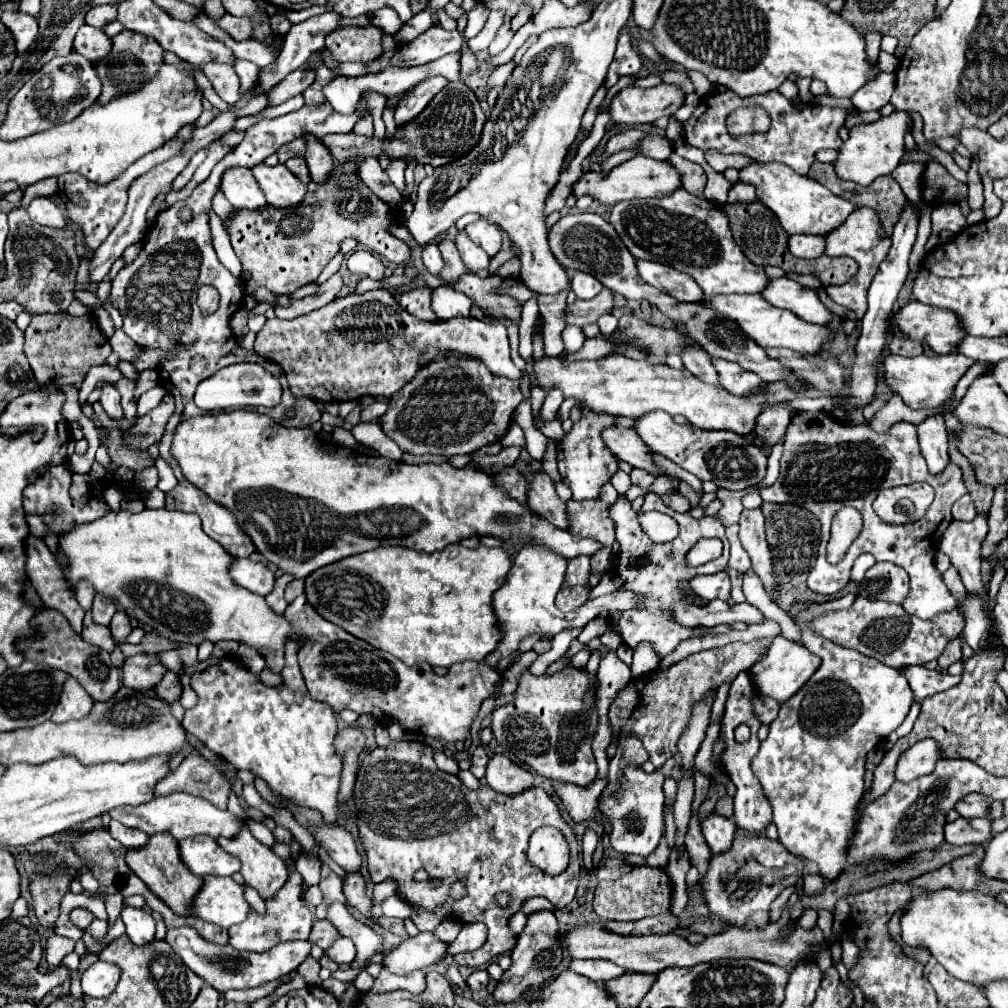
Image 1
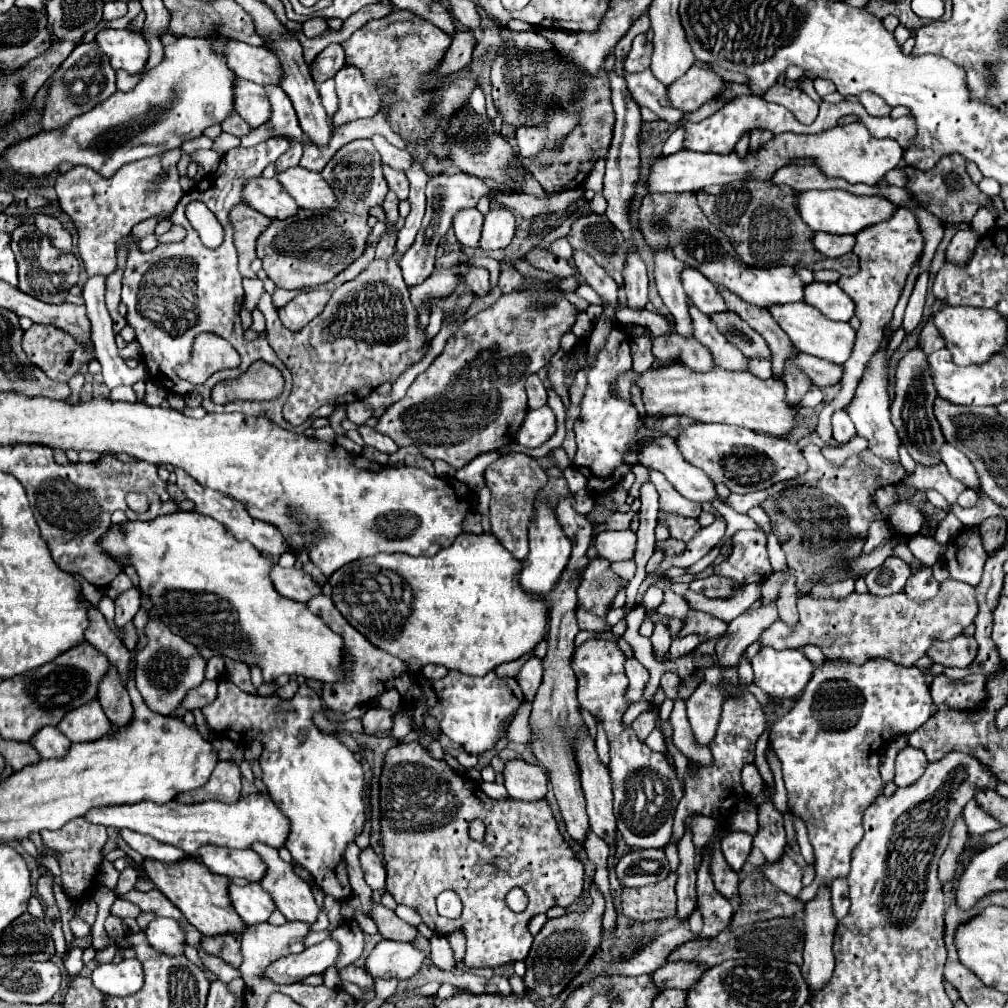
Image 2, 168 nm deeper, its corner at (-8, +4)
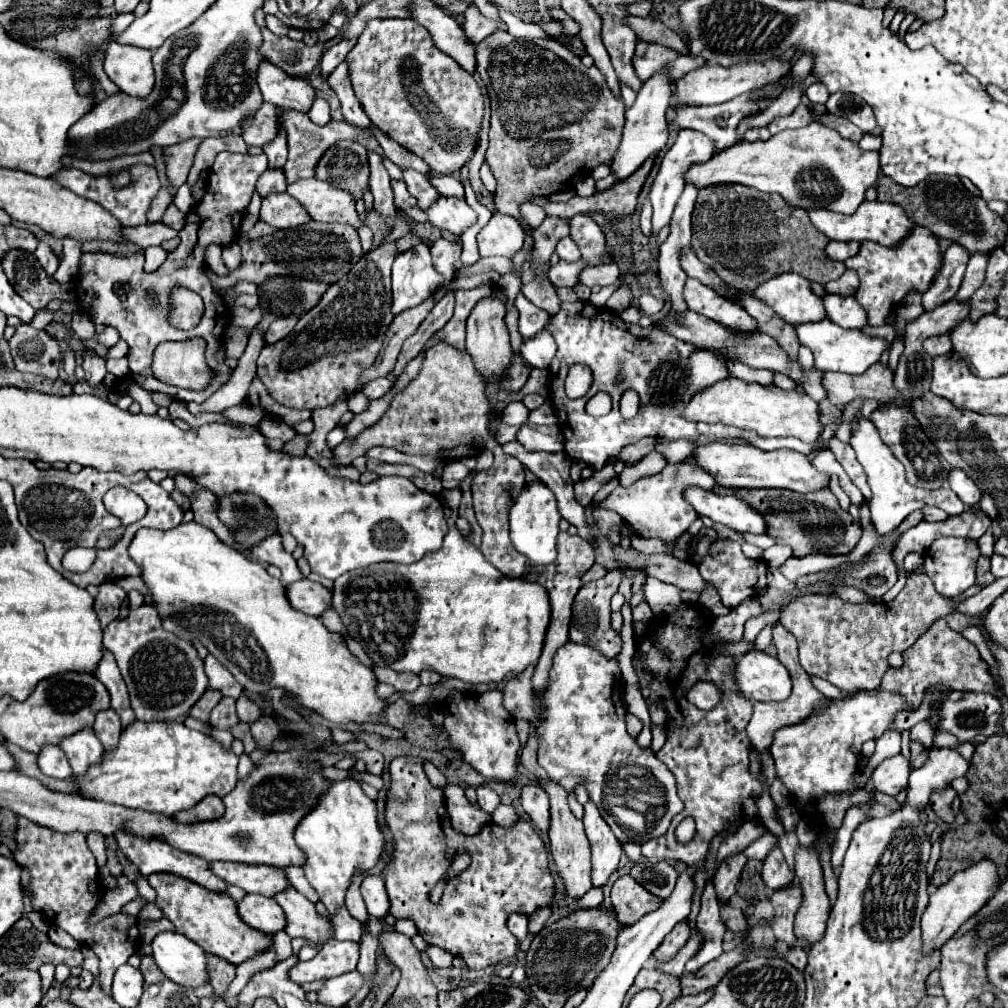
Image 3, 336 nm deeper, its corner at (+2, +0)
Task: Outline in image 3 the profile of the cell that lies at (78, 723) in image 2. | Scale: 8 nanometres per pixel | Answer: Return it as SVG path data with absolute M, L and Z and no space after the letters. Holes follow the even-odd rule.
M85 728L85 730L73 734L71 738L65 738L61 742L61 750L67 754L73 774L77 778L81 778L81 774L85 774L85 770L89 770L89 766L101 762L103 752L105 752L99 738L93 734L91 728Z

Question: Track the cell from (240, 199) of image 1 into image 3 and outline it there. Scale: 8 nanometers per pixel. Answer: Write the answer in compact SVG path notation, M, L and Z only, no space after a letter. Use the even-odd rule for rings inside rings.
M287 192L283 194L271 194L269 198L263 198L261 204L261 220L275 226L275 228L297 228L305 222L309 222L309 212Z

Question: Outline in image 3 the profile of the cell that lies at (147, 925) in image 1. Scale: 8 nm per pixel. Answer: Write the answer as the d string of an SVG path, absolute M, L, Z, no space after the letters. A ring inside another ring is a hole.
M161 932L151 946L157 966L169 980L189 988L209 982L207 954L189 938L179 932Z

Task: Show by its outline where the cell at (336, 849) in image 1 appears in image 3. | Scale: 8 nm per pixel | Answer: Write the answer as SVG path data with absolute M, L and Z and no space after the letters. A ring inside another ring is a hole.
M365 876L361 884L361 894L367 904L367 912L379 920L389 914L389 896L381 876Z

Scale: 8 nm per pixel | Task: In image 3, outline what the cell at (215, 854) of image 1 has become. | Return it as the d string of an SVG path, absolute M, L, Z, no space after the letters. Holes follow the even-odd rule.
M213 862L213 874L223 878L227 884L243 888L247 894L261 894L273 898L291 884L281 868L261 864L235 864L235 862Z

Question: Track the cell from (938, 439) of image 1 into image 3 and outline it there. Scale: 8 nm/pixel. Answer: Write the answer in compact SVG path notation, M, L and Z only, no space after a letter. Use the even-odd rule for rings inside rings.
M951 470L949 488L963 500L965 506L975 506L981 500L981 490L963 470Z

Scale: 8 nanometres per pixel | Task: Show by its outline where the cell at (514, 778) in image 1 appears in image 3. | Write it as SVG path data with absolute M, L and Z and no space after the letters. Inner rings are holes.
M523 786L521 790L521 806L531 818L531 824L539 832L549 830L549 798L541 786Z

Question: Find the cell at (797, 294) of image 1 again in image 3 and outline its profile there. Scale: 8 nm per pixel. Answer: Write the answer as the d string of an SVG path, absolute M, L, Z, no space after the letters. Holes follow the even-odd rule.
M827 294L823 298L825 310L829 320L839 324L841 328L865 328L867 326L867 312L853 296L837 296Z

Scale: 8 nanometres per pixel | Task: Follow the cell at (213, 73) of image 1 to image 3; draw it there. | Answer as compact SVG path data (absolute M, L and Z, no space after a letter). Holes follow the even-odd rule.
M263 104L255 118L251 118L249 122L245 122L243 126L243 140L247 142L247 146L265 146L265 142L273 140L273 136L277 136L279 130L279 118L277 118L277 108Z

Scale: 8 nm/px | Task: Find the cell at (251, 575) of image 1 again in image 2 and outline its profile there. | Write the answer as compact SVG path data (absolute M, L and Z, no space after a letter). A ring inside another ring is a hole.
M273 564L269 578L281 596L297 602L307 602L311 596L321 592L313 578L301 568L281 568L279 564Z

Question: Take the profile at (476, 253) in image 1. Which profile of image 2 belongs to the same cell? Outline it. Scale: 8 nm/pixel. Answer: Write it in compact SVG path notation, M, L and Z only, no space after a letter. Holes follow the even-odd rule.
M463 210L453 220L453 230L461 246L465 248L479 248L483 214L479 210Z

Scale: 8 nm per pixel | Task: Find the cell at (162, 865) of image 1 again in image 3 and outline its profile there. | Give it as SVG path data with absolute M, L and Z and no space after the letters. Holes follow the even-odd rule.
M151 874L147 880L157 892L155 904L161 908L163 916L173 922L177 932L197 942L207 954L219 956L229 964L239 966L241 962L273 948L273 936L261 934L259 930L253 930L251 926L245 926L245 922L241 922L237 914L237 902L231 896L209 892L203 886L197 886L173 874Z

